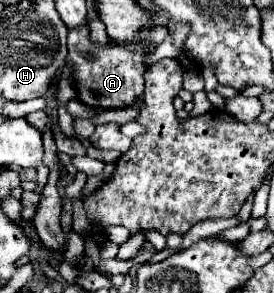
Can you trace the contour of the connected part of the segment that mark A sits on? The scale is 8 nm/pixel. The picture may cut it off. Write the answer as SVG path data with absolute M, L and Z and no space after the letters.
M87 25L69 31L69 55L67 63L73 65L79 101L89 107L129 107L143 93L143 57L145 53L131 51L127 47L99 47L89 41Z

